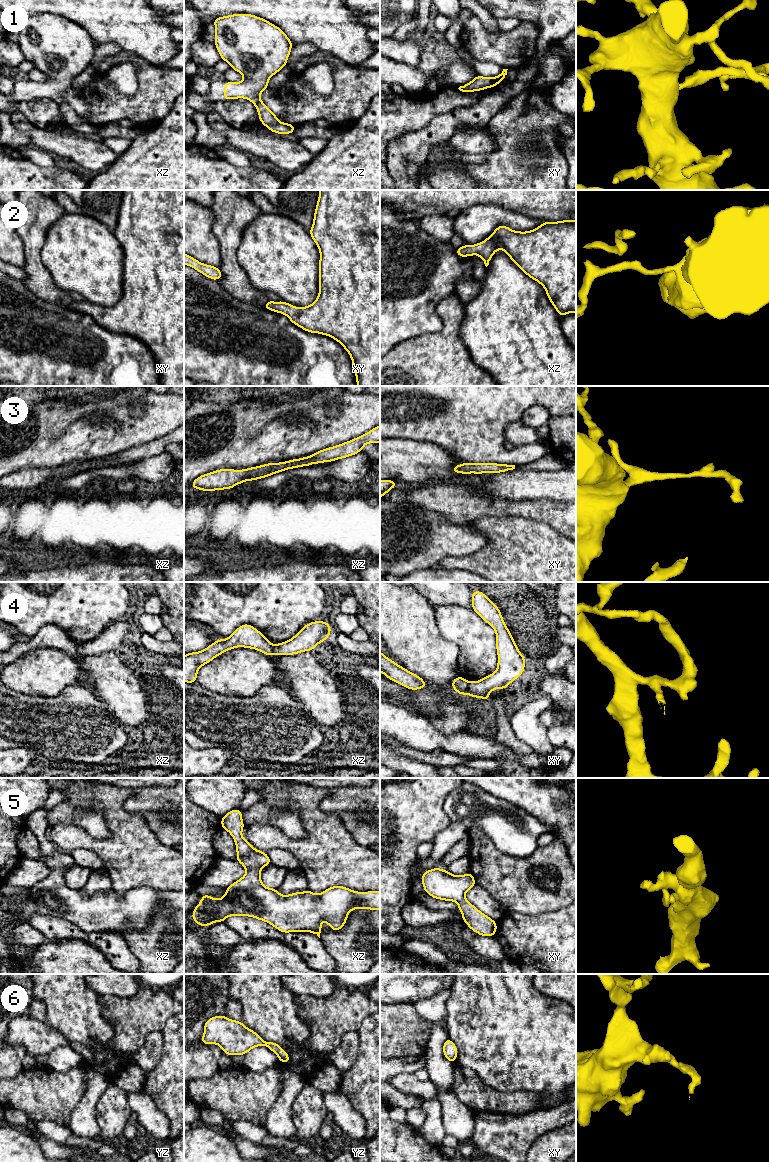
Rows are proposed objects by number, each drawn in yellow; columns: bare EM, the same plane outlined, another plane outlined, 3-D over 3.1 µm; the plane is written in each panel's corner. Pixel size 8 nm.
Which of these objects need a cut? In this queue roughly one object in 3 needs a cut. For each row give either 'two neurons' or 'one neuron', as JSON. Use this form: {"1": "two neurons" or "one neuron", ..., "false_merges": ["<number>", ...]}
{"1": "one neuron", "2": "one neuron", "3": "one neuron", "4": "two neurons", "5": "one neuron", "6": "one neuron", "false_merges": ["4"]}

